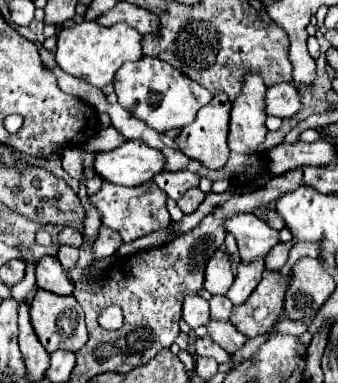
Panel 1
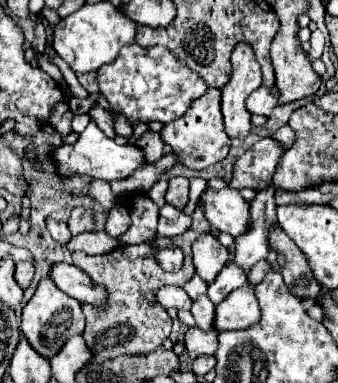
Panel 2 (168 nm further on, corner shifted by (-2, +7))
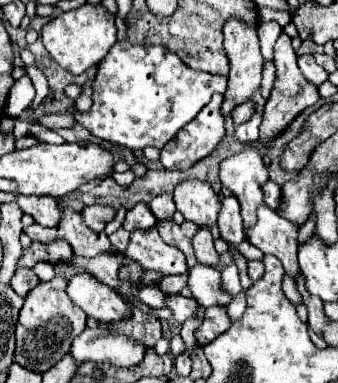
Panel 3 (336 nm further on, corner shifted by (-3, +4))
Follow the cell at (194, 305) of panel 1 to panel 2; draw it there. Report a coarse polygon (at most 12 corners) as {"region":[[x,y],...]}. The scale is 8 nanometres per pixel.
{"region":[[164,286],[156,298],[164,308],[184,308],[192,304],[180,286]]}

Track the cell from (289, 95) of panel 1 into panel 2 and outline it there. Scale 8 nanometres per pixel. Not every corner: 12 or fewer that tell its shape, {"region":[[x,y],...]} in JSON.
{"region":[[260,86],[248,96],[250,114],[268,116],[276,108],[276,88]]}

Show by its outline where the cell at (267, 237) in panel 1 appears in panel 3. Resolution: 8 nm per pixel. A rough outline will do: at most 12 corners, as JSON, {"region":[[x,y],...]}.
{"region":[[201,181],[173,191],[177,211],[201,227],[217,225],[221,197]]}

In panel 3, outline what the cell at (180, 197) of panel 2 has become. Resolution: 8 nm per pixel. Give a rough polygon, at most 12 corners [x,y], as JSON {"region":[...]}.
{"region":[[157,195],[149,209],[157,219],[173,219],[173,195]]}

